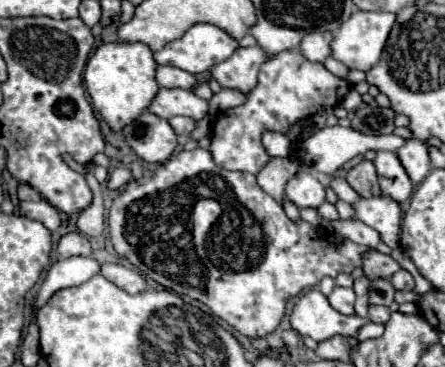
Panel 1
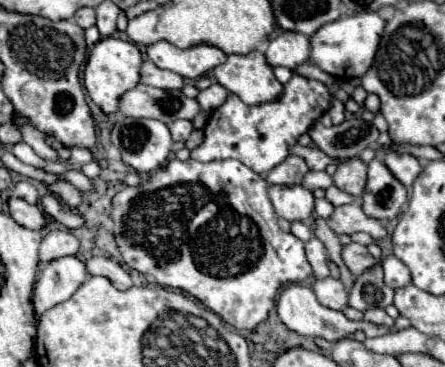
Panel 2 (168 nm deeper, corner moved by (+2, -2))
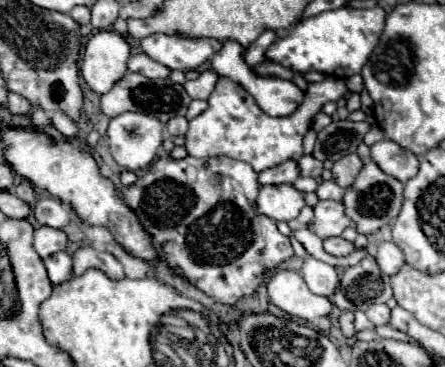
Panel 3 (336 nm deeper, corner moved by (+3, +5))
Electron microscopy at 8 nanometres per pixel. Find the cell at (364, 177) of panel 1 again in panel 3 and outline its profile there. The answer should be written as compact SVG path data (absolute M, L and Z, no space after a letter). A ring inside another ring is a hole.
M349 154L349 156L343 156L341 160L337 160L333 164L333 182L339 184L341 188L349 188L353 184L353 180L357 178L357 174L361 172L361 158L357 154Z

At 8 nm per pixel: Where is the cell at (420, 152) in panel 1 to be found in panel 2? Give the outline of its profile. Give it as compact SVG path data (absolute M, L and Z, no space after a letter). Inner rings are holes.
M390 151L384 155L384 163L392 171L392 175L406 187L410 187L414 183L414 179L422 173L418 159L414 155L408 155L408 153Z

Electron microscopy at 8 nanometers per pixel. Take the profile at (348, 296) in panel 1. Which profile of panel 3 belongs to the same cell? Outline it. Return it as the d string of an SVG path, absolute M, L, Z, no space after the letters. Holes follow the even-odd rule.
M311 256L305 258L301 276L307 282L309 290L319 296L331 296L337 290L337 270L325 262L319 262Z

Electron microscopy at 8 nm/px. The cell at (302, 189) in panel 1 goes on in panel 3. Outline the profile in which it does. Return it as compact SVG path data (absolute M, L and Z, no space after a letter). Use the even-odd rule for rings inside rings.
M291 184L261 186L257 196L257 212L269 216L271 220L289 222L297 218L303 206L305 206L303 194L295 190Z

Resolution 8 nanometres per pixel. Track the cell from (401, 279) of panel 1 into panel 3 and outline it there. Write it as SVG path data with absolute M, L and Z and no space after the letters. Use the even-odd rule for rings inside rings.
M381 242L375 260L377 260L379 268L389 276L397 274L401 270L401 266L405 264L405 256L403 256L401 248L393 242Z

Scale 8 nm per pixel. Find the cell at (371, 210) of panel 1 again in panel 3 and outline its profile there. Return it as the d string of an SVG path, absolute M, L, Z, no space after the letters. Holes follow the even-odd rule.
M319 200L319 204L313 208L313 212L315 212L313 222L307 228L323 240L331 238L331 236L341 236L341 232L347 226L351 226L351 220L345 216L341 202Z

